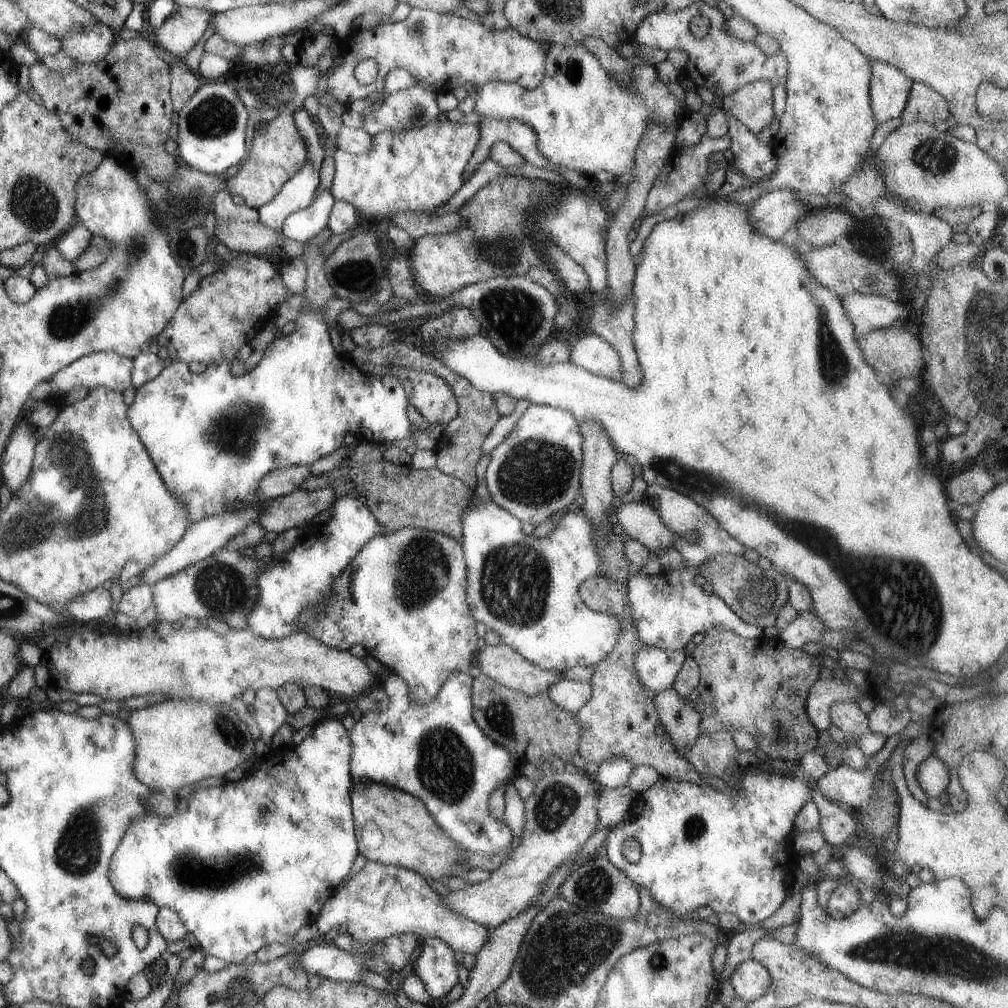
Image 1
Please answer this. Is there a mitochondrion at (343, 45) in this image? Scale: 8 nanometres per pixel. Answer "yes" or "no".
no

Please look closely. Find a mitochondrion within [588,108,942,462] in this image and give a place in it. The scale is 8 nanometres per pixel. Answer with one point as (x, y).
(833, 363)

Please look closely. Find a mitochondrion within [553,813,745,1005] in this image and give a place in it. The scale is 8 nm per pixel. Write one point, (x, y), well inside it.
(593, 887)

